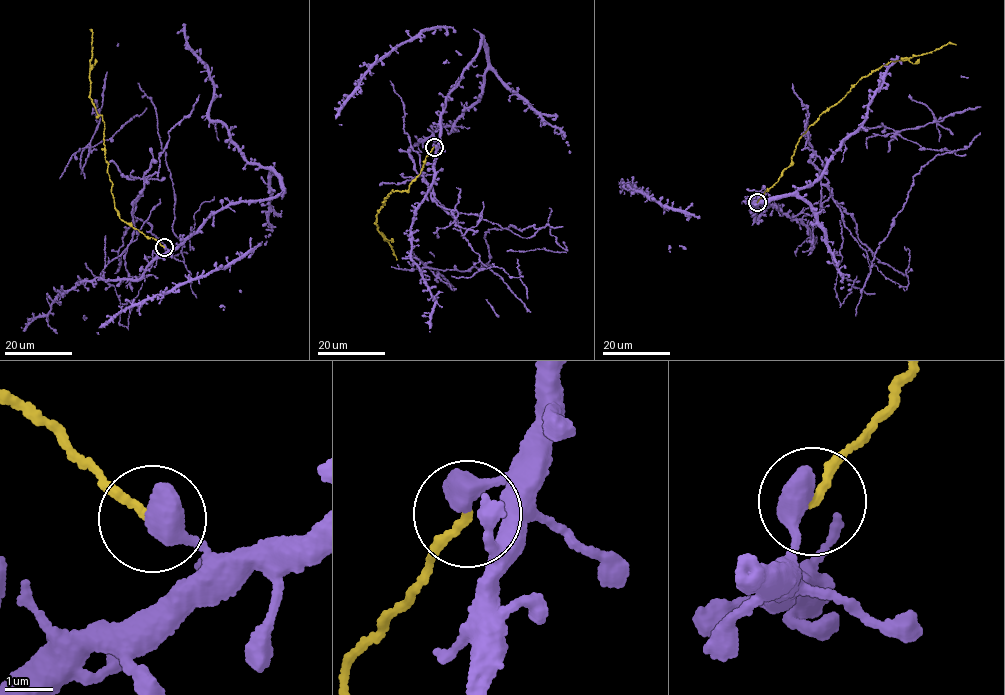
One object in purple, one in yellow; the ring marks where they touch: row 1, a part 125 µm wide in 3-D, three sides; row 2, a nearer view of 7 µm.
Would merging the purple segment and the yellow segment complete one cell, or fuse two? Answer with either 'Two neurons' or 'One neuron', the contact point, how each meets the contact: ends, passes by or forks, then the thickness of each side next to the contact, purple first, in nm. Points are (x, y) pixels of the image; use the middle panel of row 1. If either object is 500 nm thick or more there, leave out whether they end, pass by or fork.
Two neurons. Place: (434, 147). Thickness 600 nm (purple) against 170 nm

